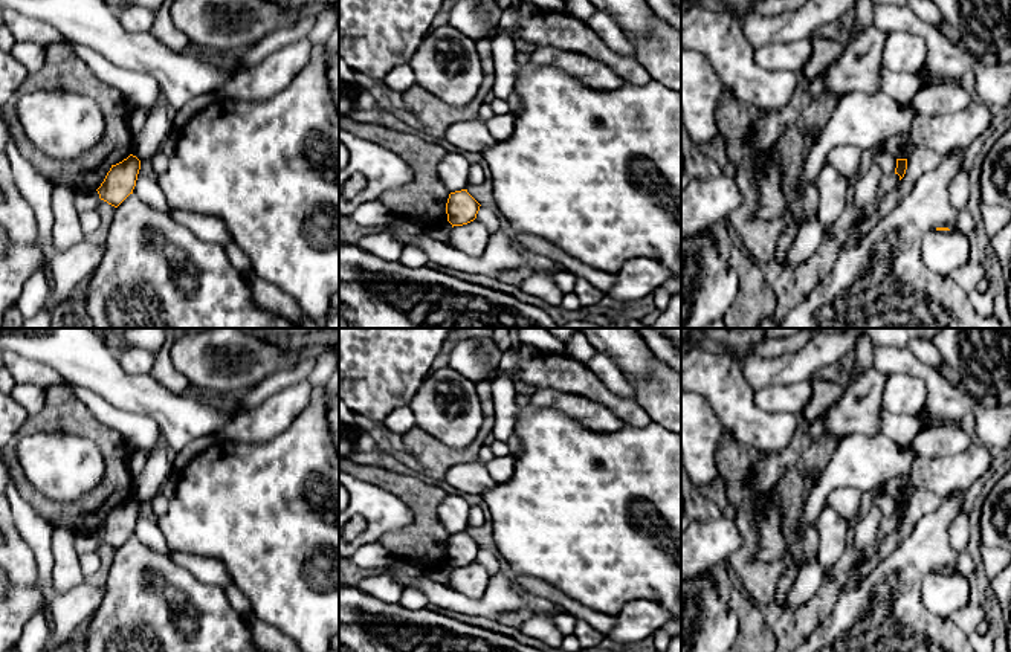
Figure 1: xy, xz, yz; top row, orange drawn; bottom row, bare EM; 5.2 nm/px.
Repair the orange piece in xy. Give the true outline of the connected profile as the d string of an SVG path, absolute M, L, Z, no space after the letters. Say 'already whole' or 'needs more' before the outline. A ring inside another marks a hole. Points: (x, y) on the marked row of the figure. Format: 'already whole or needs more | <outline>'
already whole | M133 154L122 162L111 165L104 182L96 189L99 199L118 208L130 194L133 194L139 169L141 160Z

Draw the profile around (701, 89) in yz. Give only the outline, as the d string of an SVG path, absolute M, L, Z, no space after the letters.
M681 49L681 115L698 147L710 144L719 134L716 108L722 92L724 87L707 58Z

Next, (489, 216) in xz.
M495 203L489 206L481 205L475 220L480 221L489 231L489 235L492 237L495 232L501 229L502 217Z

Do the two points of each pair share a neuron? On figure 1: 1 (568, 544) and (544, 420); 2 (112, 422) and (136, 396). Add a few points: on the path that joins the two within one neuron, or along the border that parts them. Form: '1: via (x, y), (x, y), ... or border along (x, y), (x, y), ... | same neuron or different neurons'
1: via (568, 513), (568, 480), (555, 451) | same neuron
2: border along (92, 391), (118, 408), (147, 414), (156, 423) | different neurons

